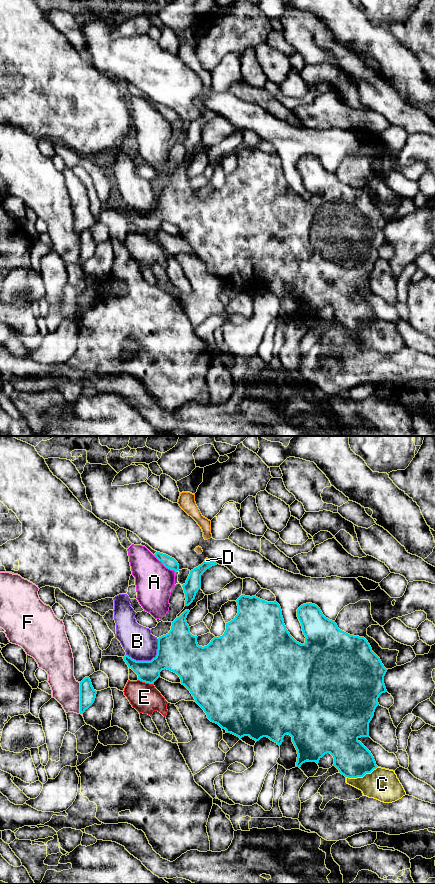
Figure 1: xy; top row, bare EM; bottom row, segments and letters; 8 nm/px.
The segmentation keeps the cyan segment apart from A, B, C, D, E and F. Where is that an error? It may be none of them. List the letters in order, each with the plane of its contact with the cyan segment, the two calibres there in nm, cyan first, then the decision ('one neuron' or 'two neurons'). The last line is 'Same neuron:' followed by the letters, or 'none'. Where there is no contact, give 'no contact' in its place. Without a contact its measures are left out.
A: xy | 90/300 nm | two neurons
B: xy | 340/260 nm | two neurons
C: xy | 280/260 nm | two neurons
D: xy | 130/30 nm | one neuron
E: xy | 180/240 nm | two neurons
F: xy | 130/220 nm | two neurons
Same neuron: D

